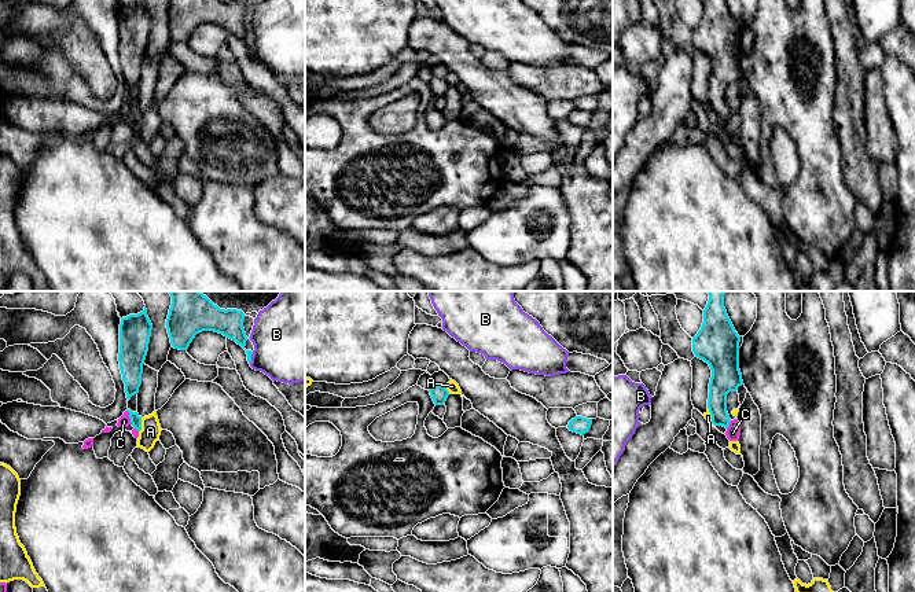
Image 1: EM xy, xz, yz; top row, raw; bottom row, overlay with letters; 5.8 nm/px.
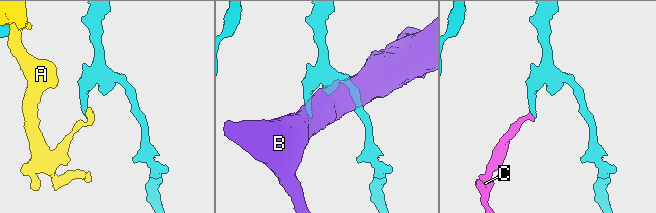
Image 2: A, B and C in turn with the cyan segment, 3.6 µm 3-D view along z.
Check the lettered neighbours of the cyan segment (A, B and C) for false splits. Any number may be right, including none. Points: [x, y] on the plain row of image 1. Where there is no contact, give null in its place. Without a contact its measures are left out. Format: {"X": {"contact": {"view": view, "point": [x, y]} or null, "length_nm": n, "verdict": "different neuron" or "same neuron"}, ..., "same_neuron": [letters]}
{"A": {"contact": {"view": "xy", "point": [140, 117]}, "length_nm": 90, "verdict": "different neuron"}, "B": {"contact": {"view": "xy", "point": [250, 50]}, "length_nm": 80, "verdict": "different neuron"}, "C": {"contact": {"view": "xy", "point": [129, 109]}, "length_nm": 90, "verdict": "different neuron"}, "same_neuron": []}

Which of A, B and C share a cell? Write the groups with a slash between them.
A / B / C

